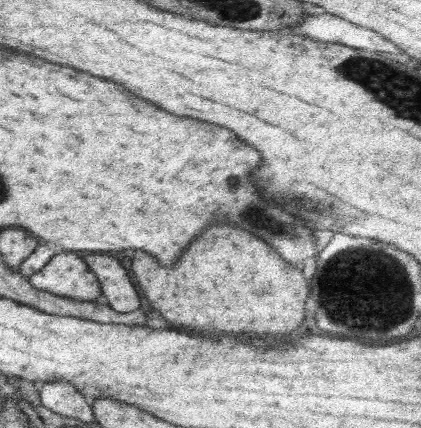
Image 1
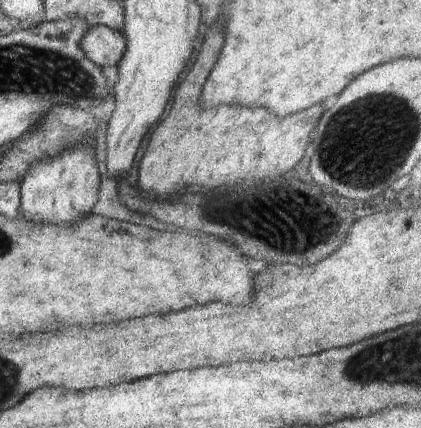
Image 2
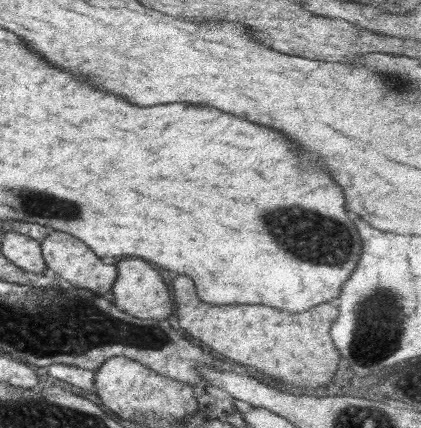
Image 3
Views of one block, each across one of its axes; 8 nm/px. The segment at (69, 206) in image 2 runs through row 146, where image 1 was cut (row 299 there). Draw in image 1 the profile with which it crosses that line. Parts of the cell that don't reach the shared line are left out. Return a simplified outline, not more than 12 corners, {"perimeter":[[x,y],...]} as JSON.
{"perimeter":[[77,252],[54,255],[29,281],[80,301],[102,293]]}

